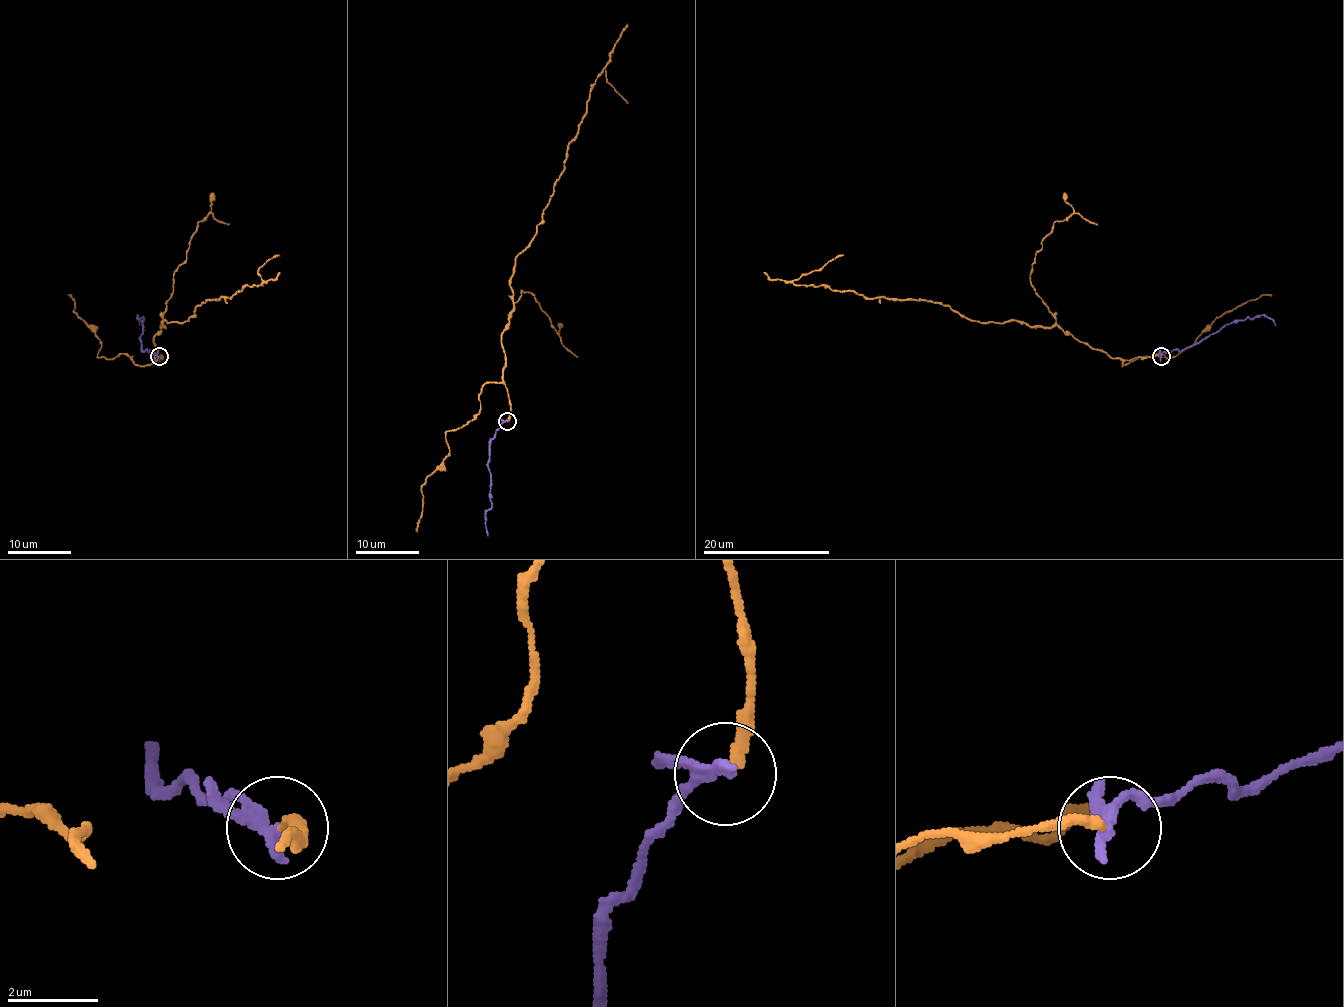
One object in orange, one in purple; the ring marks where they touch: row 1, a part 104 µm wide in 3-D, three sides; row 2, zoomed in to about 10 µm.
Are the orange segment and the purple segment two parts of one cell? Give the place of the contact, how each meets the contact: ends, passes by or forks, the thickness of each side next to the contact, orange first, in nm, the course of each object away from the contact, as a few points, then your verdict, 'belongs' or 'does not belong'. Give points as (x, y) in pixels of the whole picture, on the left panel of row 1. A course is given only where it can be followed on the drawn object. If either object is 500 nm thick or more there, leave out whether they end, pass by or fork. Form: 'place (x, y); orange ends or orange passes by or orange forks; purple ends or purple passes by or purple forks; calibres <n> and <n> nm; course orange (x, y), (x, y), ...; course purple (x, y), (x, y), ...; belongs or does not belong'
place (159, 356); orange ends; purple passes by; calibres 260 and 240 nm; course orange (159, 356), (153, 337), (164, 320), (186, 322), (205, 301), (261, 285), (258, 271), (280, 255); course purple (159, 356), (142, 349), (143, 318), (137, 315), (140, 325); does not belong

